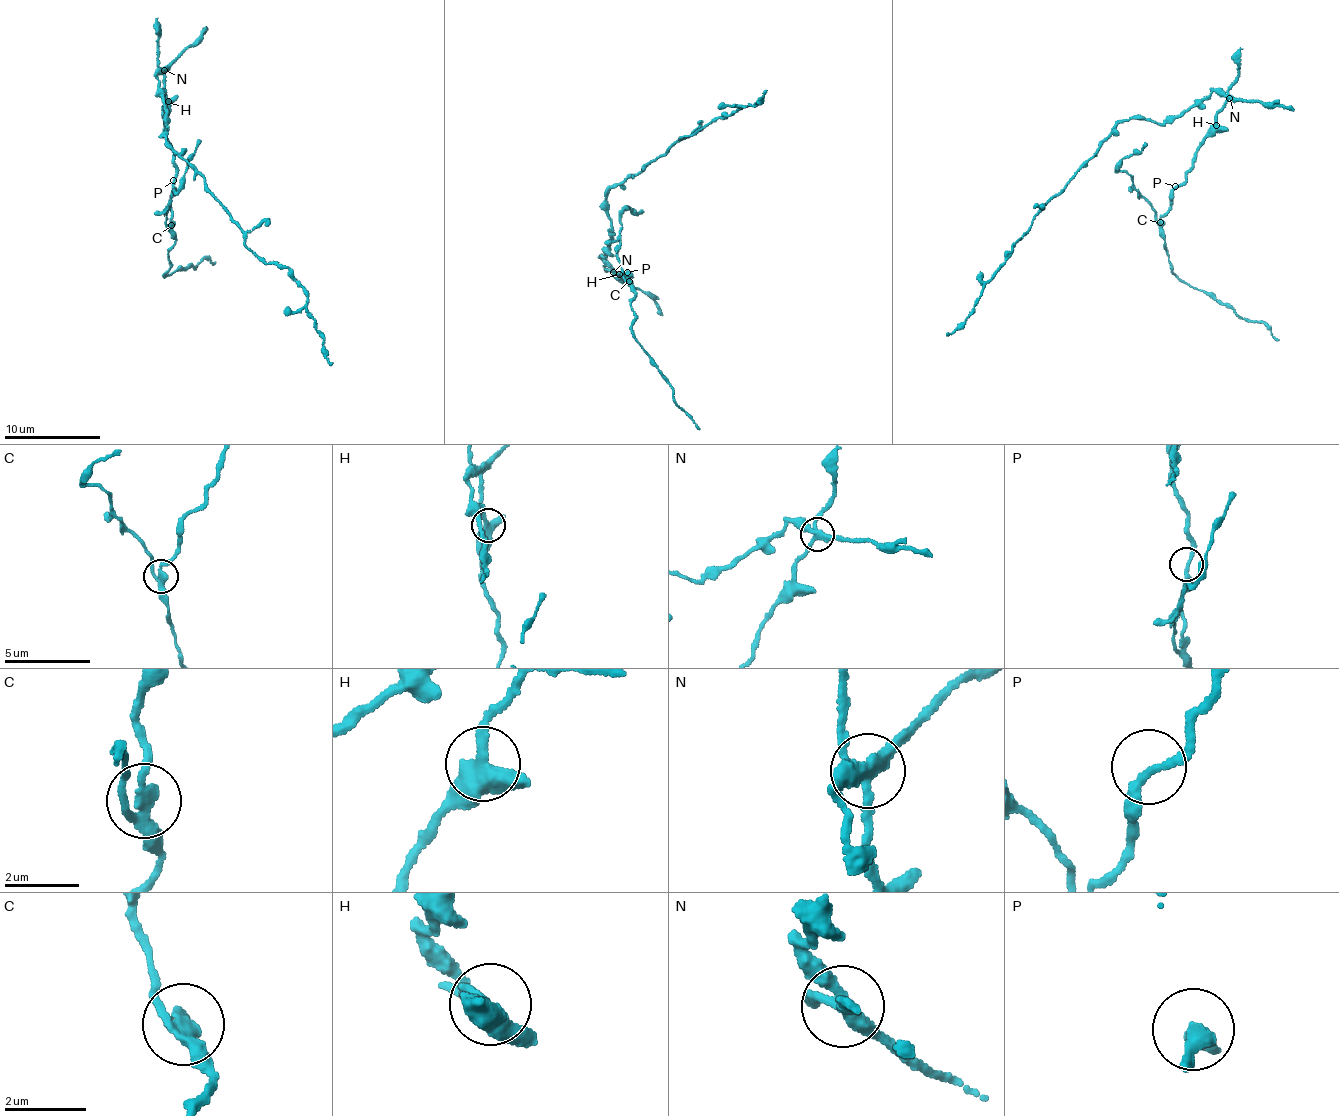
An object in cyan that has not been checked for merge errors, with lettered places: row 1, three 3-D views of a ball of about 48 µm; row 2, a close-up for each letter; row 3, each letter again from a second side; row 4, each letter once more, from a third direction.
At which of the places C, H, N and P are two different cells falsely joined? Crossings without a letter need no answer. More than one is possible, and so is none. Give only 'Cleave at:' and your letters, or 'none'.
Cleave at: C, N

